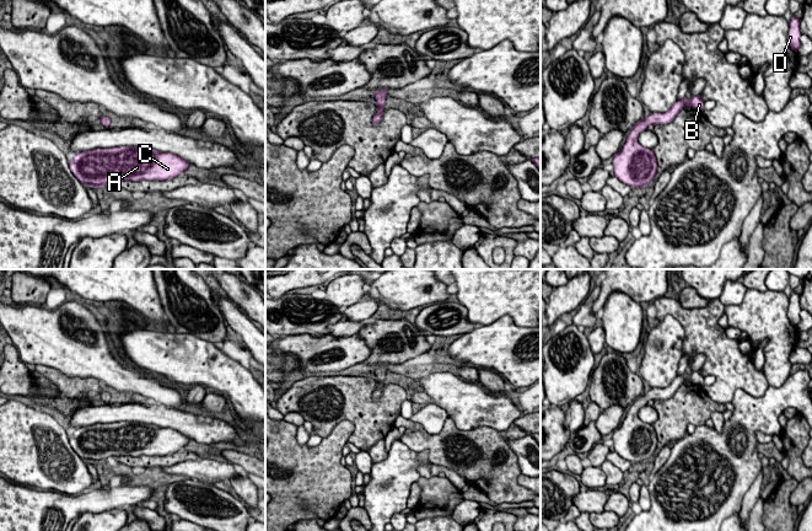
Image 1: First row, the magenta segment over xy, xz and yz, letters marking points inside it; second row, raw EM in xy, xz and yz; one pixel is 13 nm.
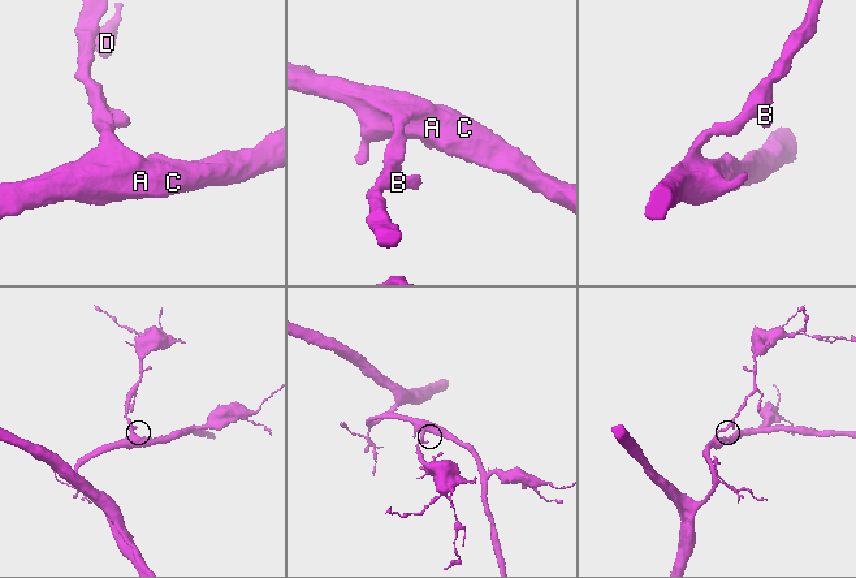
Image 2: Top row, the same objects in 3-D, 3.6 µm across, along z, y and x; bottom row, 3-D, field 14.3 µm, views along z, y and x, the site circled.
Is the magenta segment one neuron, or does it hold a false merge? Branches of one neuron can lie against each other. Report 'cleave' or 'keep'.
keep

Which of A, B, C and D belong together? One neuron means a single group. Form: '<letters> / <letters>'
A B C D

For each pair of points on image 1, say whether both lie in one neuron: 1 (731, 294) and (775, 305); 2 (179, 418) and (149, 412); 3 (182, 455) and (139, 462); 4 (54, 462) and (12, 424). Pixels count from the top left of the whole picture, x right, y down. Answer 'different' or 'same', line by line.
1: different
2: same
3: same
4: same

